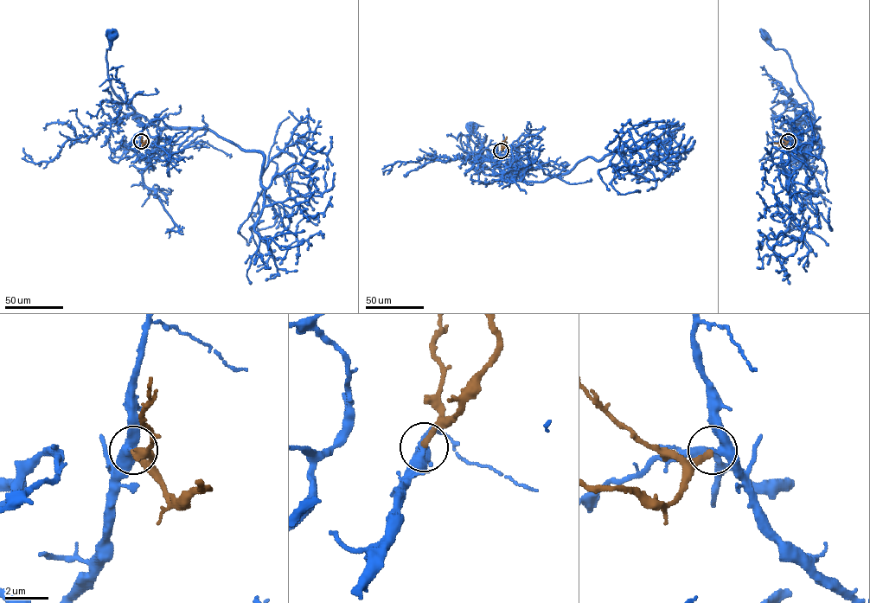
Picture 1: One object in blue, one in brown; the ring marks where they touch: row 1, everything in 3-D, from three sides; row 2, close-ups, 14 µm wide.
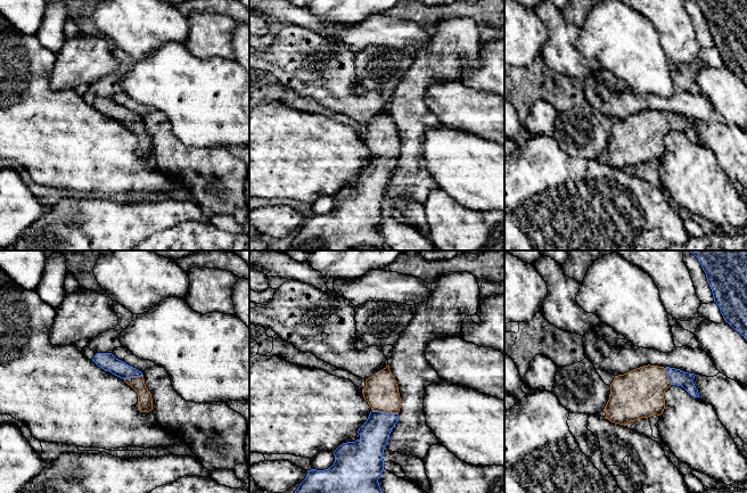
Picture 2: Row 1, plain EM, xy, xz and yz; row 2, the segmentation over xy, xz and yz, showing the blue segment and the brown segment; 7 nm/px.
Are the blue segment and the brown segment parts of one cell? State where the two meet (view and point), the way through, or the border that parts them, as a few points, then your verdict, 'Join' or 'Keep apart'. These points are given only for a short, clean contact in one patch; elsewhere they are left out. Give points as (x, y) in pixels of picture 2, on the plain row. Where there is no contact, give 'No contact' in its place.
Touches blue at xz (384, 157). Path across: xz (374, 179), (384, 157), (382, 138). Join

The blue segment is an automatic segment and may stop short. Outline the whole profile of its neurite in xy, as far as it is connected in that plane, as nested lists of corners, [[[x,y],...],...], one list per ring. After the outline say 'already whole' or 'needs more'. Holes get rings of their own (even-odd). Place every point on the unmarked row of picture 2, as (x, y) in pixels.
[[[97,98],[92,106],[105,116],[109,116],[122,123],[137,137],[137,151],[140,157],[149,157],[153,155],[151,139],[146,132],[141,116],[116,104],[112,98]]]; needs more

